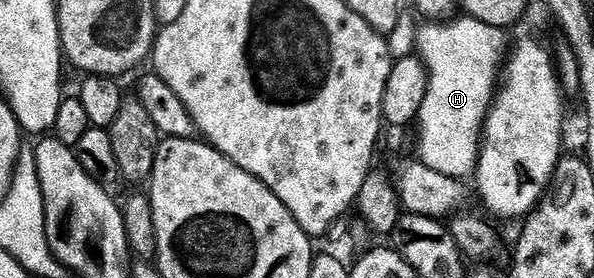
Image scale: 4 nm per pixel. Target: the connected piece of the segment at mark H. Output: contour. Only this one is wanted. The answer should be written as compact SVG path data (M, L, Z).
M460 16L454 22L449 20L429 20L417 34L417 50L420 62L425 66L425 93L421 106L417 109L415 126L417 130L416 157L427 168L435 168L435 172L443 172L452 178L468 179L476 169L479 161L479 125L483 118L487 101L495 90L493 76L495 68L500 65L499 52L506 31L499 26L480 22L478 18Z

